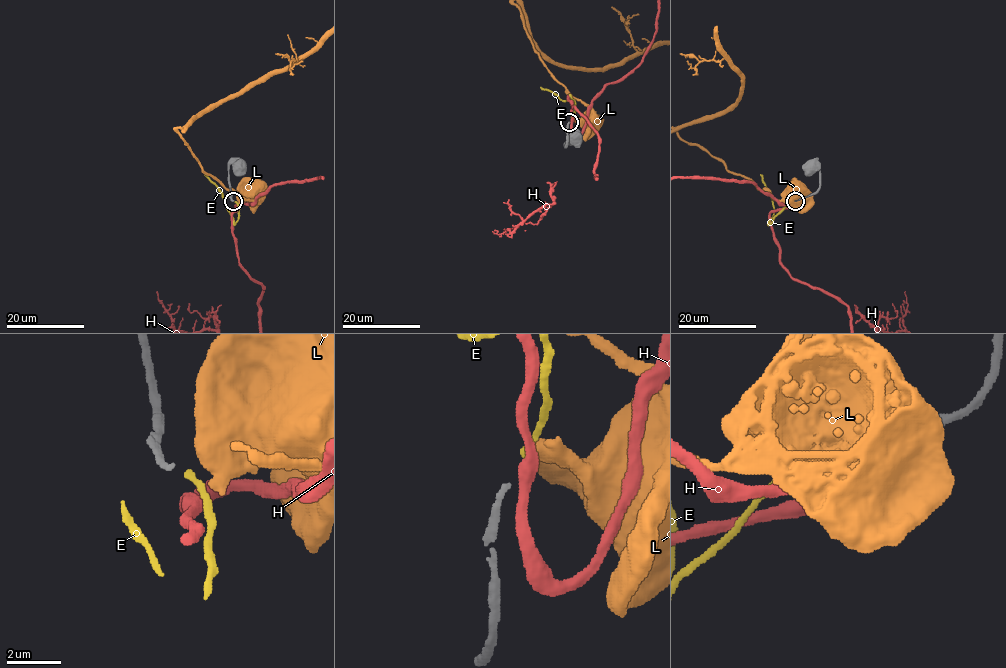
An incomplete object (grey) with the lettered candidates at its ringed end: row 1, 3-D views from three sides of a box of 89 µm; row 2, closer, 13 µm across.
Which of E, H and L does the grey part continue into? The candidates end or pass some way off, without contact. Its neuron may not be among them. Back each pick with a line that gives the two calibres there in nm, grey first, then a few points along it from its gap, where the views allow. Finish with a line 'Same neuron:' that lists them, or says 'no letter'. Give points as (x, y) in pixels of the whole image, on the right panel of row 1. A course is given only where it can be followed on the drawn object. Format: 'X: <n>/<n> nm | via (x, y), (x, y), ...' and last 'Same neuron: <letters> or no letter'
E: 190/240 nm
Same neuron: E

